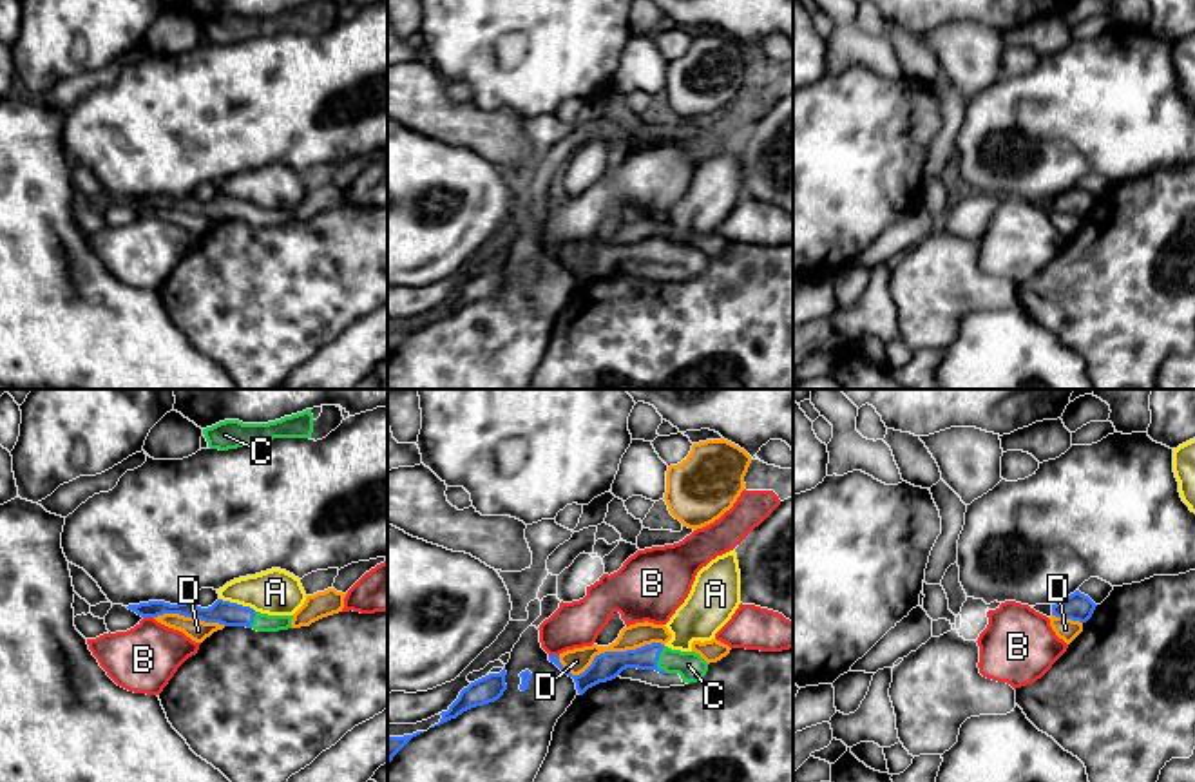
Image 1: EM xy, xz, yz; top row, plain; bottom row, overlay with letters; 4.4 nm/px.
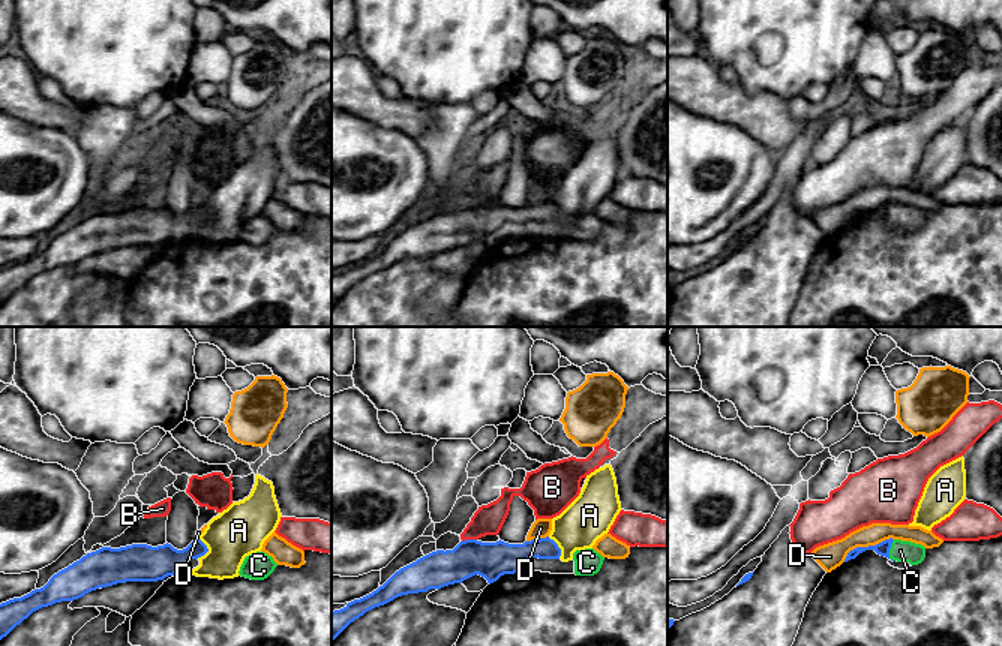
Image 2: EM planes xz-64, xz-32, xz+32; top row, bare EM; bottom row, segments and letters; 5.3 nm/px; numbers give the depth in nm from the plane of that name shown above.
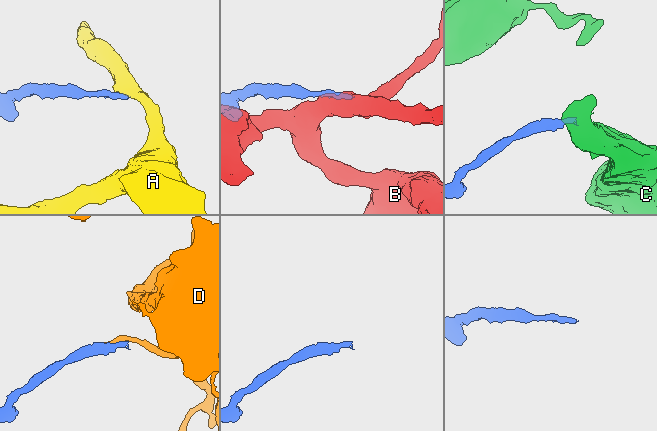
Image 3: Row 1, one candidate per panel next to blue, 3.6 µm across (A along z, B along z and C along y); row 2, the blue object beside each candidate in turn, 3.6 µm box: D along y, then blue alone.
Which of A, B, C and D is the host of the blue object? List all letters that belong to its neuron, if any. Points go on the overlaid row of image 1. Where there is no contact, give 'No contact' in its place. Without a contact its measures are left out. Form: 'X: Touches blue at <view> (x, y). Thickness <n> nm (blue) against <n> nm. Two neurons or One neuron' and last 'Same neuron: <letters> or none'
A: Touches blue at xy (236, 603). Thickness 110 nm (blue) against 200 nm. Two neurons
B: Touches blue at xy (149, 616). Thickness 80 nm (blue) against 300 nm. Two neurons
C: Touches blue at xz (658, 659). Thickness 130 nm (blue) against 120 nm. One neuron
D: Touches blue at xz (609, 652). Thickness 130 nm (blue) against 110 nm. Two neurons
Same neuron: C

